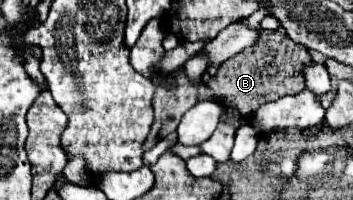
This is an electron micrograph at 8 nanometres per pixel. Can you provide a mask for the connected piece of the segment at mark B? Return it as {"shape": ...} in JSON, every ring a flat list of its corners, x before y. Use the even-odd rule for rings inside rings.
{"shape":[[283,28,259,30,259,40,251,48,235,54,231,60,221,64,215,76,209,78,207,86,213,90,213,98,223,108,235,108,245,120,249,120,261,104,287,94,299,94,305,88,301,70,309,62,309,52,303,46,291,42]]}

